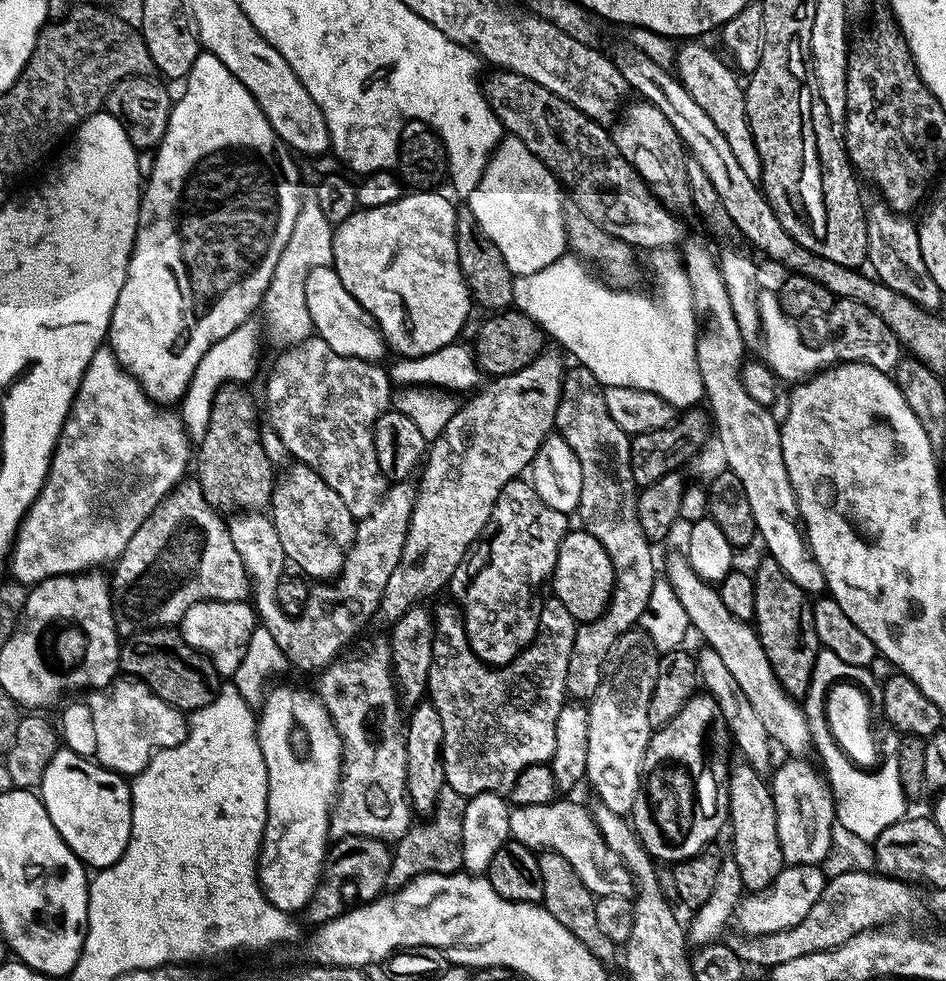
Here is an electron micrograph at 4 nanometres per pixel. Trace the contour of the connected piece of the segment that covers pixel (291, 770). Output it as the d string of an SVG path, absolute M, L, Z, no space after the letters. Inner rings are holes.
M279 684L271 689L264 707L259 709L256 722L256 737L262 750L262 758L266 762L268 779L268 817L264 827L264 841L260 847L258 875L260 888L274 907L289 914L300 914L310 902L314 890L320 884L320 875L324 872L324 861L330 847L328 827L332 805L336 802L336 793L340 786L344 747L336 723L330 718L326 706L315 691L308 689L307 692L306 689L295 688L292 684ZM296 724L304 731L304 740L308 743L304 756L300 756L299 750L292 745L292 731Z

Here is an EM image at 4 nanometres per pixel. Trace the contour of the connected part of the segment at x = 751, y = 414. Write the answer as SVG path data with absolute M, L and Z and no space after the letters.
M693 238L684 240L682 249L684 273L690 282L692 305L698 321L698 370L702 374L715 435L720 436L726 453L727 471L738 474L738 482L750 502L750 514L754 514L758 540L768 547L767 555L782 566L782 574L786 574L786 578L795 582L803 592L823 593L826 588L824 575L808 548L800 525L796 495L790 486L790 474L786 474L780 424L772 417L773 409L754 402L742 386L740 367L746 362L746 345L738 331L738 322L734 322L734 306L730 306L730 294L726 294L726 282L722 282L717 257L714 252L712 256L702 241Z

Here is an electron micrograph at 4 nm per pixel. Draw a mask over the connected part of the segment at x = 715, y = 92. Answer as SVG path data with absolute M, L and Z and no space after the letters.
M684 42L681 43L684 44L681 48L679 45L674 56L675 75L684 84L690 97L706 110L707 116L719 130L722 130L722 135L731 147L735 160L742 166L747 177L759 181L760 159L758 150L754 146L750 122L746 118L745 85L742 80L739 80L741 77L730 67L729 61L719 51L711 52L706 45L700 43L704 42Z

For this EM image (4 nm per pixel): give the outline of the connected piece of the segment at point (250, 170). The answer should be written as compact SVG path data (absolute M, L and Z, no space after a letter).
M201 51L194 62L190 74L183 81L184 93L173 103L172 113L166 126L164 139L155 149L153 172L146 177L140 198L140 217L136 227L136 241L132 247L130 266L126 274L126 282L122 286L122 294L118 294L118 302L114 302L114 314L108 327L107 343L118 358L118 362L132 377L139 382L145 394L160 406L172 406L184 399L186 390L194 378L194 370L198 370L198 362L226 334L230 334L247 320L253 319L252 311L259 309L264 302L264 291L270 286L270 278L274 278L274 266L278 266L278 257L286 250L286 242L290 242L290 234L294 234L294 222L302 218L300 199L304 192L300 189L300 168L296 165L297 157L293 155L284 139L270 126L266 114L254 102L250 90L214 58L214 54Z

